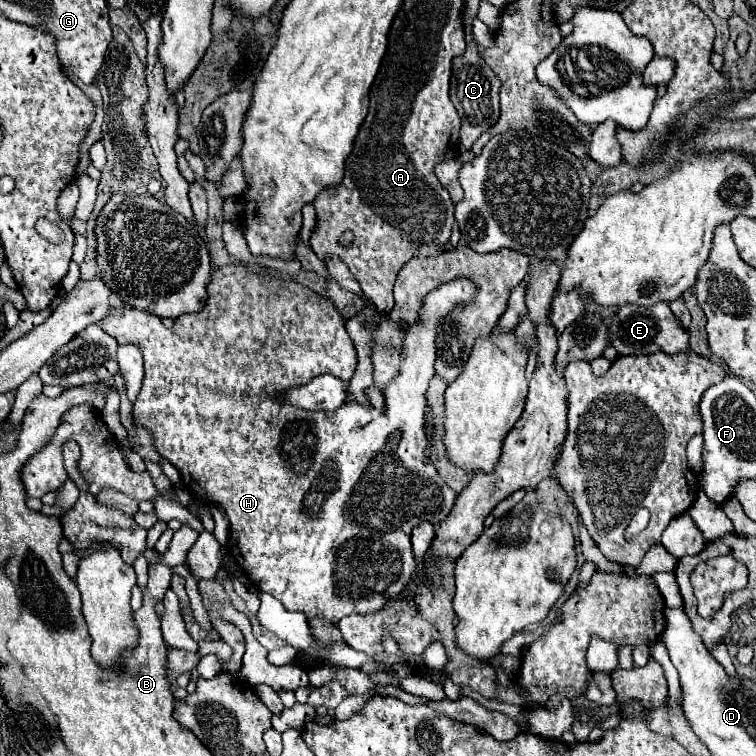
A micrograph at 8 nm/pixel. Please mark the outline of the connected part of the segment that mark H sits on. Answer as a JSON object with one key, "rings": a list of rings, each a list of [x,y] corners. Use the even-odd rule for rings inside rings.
{"rings":[[[226,265],[226,267],[214,269],[212,279],[210,279],[206,289],[208,289],[208,299],[206,299],[204,309],[200,313],[180,315],[172,329],[166,329],[156,315],[150,315],[150,313],[138,311],[138,309],[130,309],[130,307],[116,307],[116,305],[112,305],[108,311],[108,317],[104,317],[104,321],[98,323],[108,335],[112,335],[116,339],[119,346],[132,343],[144,355],[144,371],[146,373],[144,373],[140,395],[134,403],[134,421],[152,435],[154,449],[160,453],[160,457],[168,459],[180,471],[184,485],[190,489],[190,493],[194,497],[198,497],[206,503],[220,503],[226,509],[228,519],[230,519],[230,537],[228,537],[228,545],[226,545],[228,555],[248,575],[248,579],[254,581],[254,585],[260,591],[274,595],[278,601],[282,601],[282,605],[288,611],[302,611],[306,617],[324,615],[332,623],[338,623],[342,617],[352,615],[352,613],[364,615],[364,613],[376,613],[376,611],[384,609],[384,605],[392,597],[400,595],[408,587],[408,583],[412,581],[412,577],[416,573],[416,561],[414,561],[414,553],[412,553],[412,545],[410,545],[412,527],[420,525],[424,521],[430,521],[430,523],[444,521],[448,517],[448,513],[452,511],[452,505],[458,497],[456,491],[452,491],[446,483],[436,481],[436,477],[440,477],[440,475],[436,473],[436,469],[432,467],[432,463],[424,455],[424,449],[426,449],[426,433],[424,433],[426,399],[424,399],[424,393],[428,389],[428,381],[434,377],[434,359],[436,359],[436,345],[434,343],[436,343],[438,325],[458,305],[472,303],[472,299],[476,297],[478,285],[466,277],[460,277],[460,279],[454,279],[454,281],[440,285],[438,289],[430,291],[424,297],[422,309],[418,313],[420,315],[418,323],[410,325],[408,331],[404,333],[400,377],[396,377],[394,381],[390,381],[384,387],[386,413],[378,411],[372,405],[362,406],[354,401],[347,401],[338,411],[334,411],[334,415],[308,413],[308,411],[296,409],[292,405],[280,405],[276,401],[276,395],[282,389],[304,385],[304,383],[314,379],[316,375],[330,373],[330,375],[338,375],[340,379],[350,379],[350,373],[354,373],[356,351],[354,351],[352,339],[346,333],[344,319],[338,315],[338,311],[334,309],[330,299],[316,295],[314,291],[302,287],[296,281],[278,281],[276,283],[276,279],[268,279],[268,277],[260,279],[260,275],[248,271],[244,265]]]}

